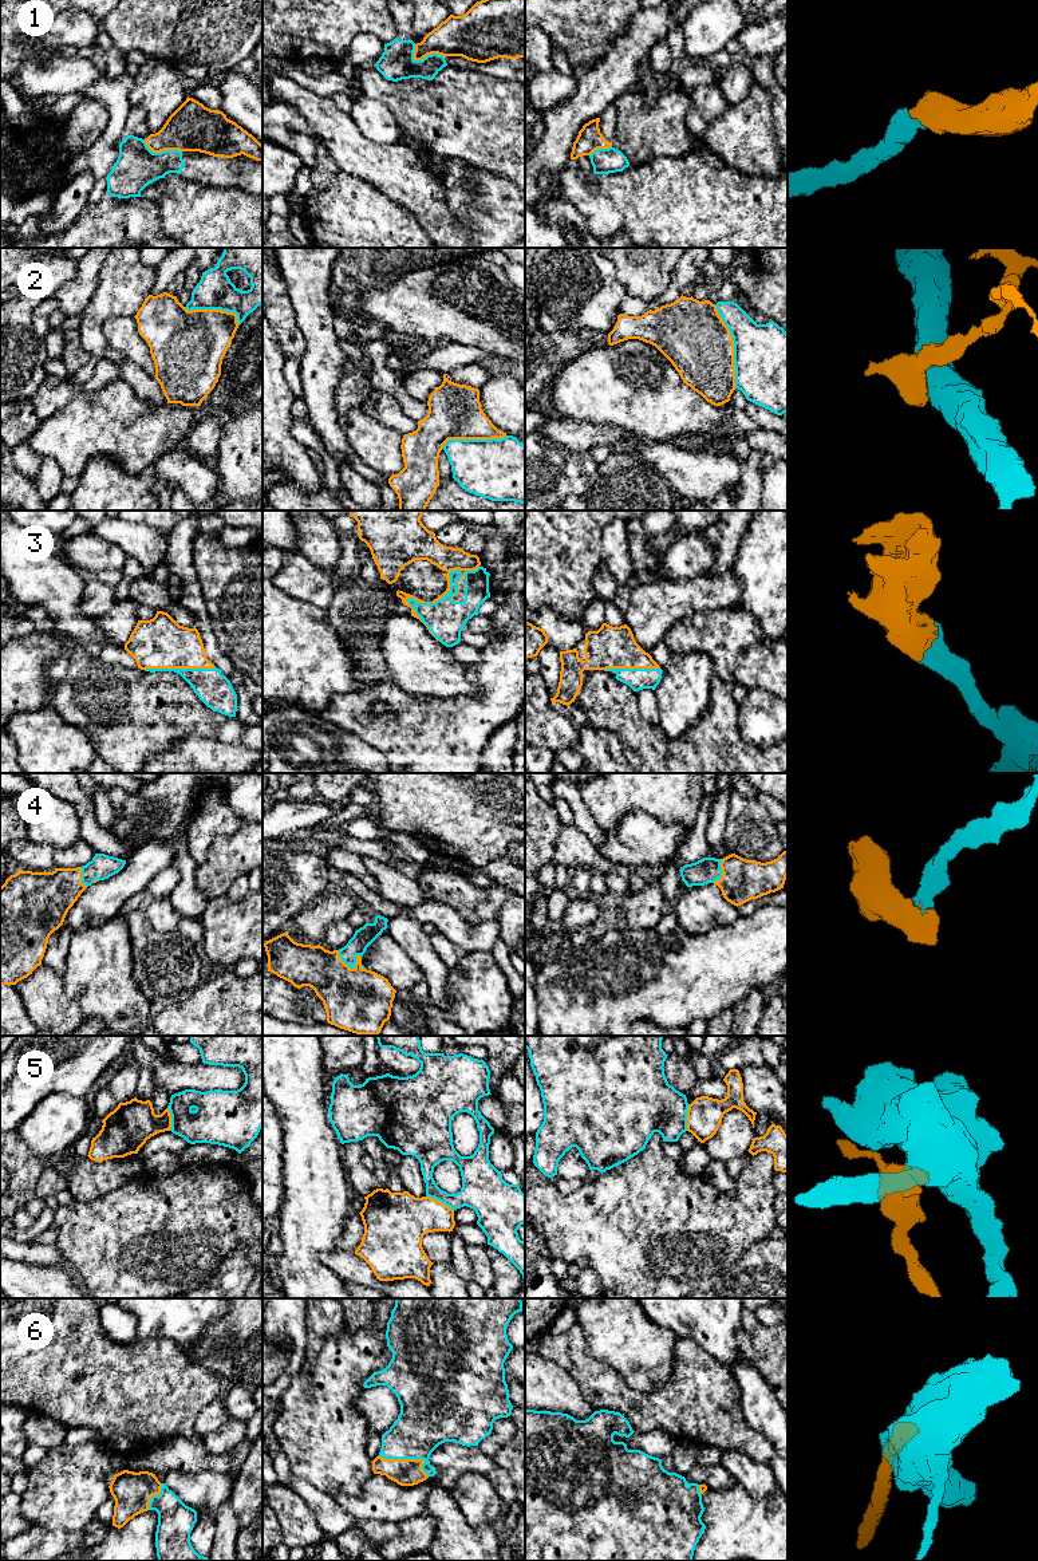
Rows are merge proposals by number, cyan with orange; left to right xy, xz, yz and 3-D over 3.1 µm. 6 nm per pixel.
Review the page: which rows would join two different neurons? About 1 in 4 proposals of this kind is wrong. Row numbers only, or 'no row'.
1, 2, 5

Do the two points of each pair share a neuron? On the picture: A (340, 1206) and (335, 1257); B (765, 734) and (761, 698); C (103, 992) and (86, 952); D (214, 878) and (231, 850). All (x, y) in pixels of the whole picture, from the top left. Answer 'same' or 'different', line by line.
A: different
B: same
C: same
D: same

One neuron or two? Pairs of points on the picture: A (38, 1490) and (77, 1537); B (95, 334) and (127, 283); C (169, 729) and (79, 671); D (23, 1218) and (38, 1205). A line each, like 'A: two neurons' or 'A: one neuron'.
A: two neurons
B: one neuron
C: one neuron
D: one neuron

